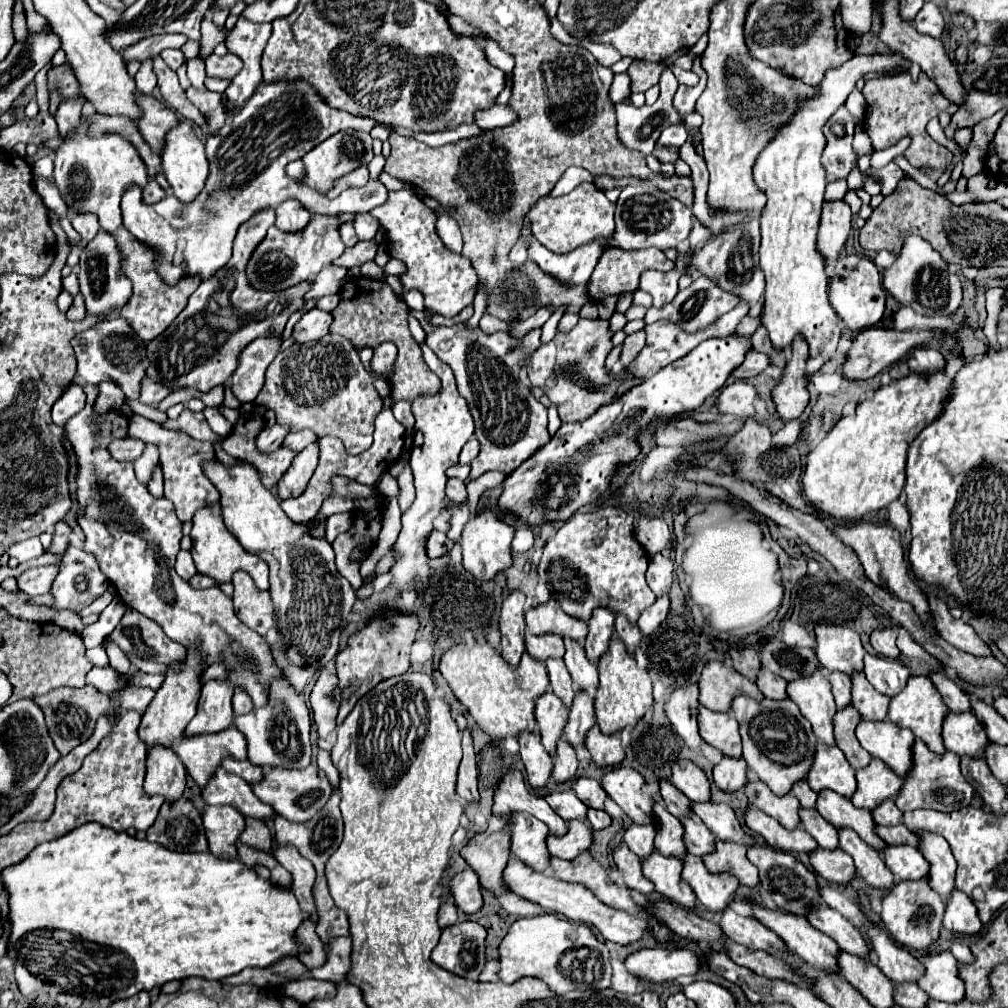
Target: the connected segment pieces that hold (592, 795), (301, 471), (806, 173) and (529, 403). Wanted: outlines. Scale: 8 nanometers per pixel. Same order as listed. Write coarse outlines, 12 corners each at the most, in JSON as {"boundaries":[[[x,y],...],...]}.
{"boundaries":[[[578,779],[572,789],[586,807],[604,809],[608,799],[596,779]],[[318,445],[294,457],[280,479],[278,497],[306,491],[316,465]],[[856,53],[760,153],[754,181],[766,277],[760,325],[810,359],[840,339],[816,249],[822,127],[866,73],[908,71]],[[414,313],[446,361],[480,441],[470,479],[510,473],[550,441],[520,381],[538,349]]]}

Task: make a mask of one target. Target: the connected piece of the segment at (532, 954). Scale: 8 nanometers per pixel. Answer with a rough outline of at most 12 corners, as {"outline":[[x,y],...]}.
{"outline":[[556,915],[512,923],[500,943],[504,983],[542,979],[576,989],[558,971],[564,951],[596,947],[588,925]]}

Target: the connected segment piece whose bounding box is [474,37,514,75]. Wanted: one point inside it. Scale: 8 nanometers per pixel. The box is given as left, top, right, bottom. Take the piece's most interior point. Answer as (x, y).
(498, 58)

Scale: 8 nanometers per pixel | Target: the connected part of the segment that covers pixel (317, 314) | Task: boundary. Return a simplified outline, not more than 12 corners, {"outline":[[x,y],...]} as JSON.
{"outline":[[306,311],[292,329],[294,343],[318,341],[328,333],[332,315]]}

